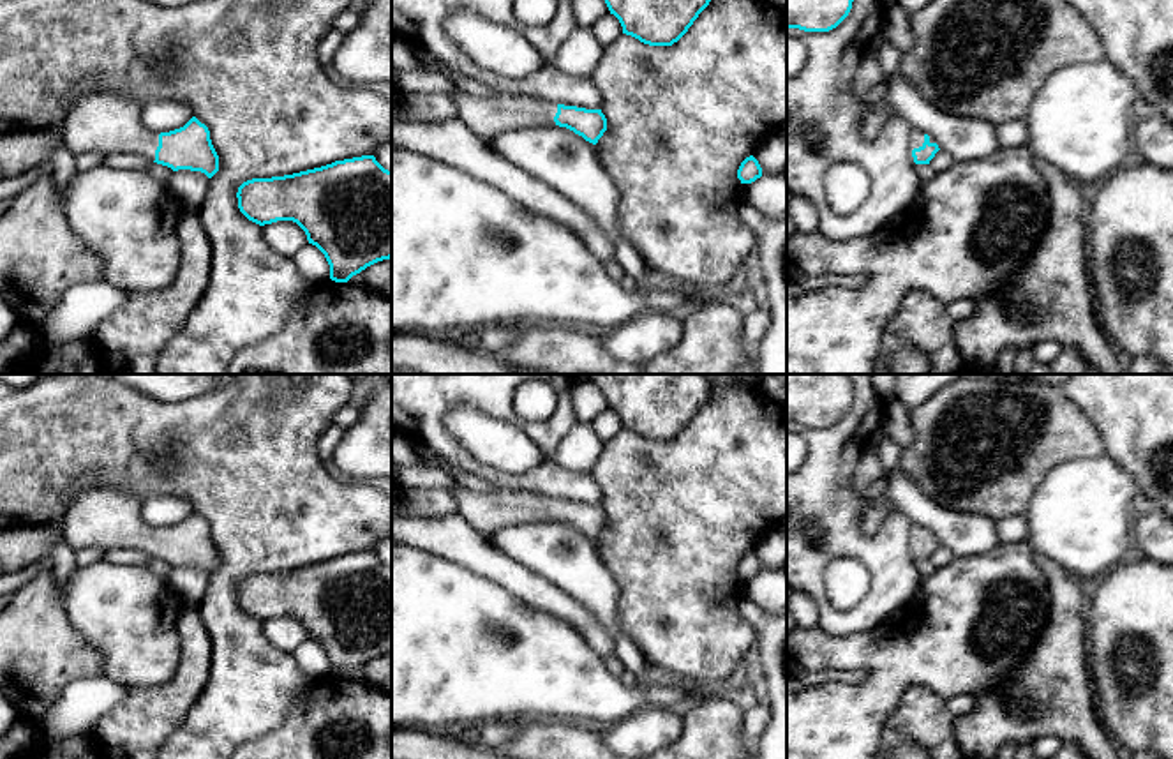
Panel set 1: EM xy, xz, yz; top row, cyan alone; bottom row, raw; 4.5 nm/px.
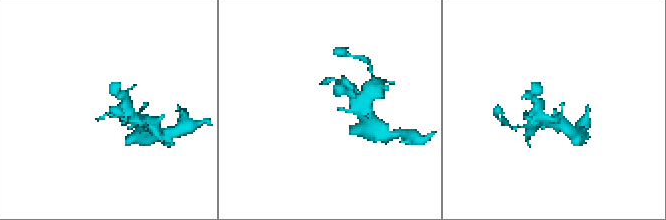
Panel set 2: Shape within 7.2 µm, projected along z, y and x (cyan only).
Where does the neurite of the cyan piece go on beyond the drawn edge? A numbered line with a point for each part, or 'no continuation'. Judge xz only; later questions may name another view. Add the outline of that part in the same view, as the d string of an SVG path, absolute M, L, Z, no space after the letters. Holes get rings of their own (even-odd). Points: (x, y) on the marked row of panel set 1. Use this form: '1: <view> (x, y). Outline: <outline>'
1: xz (485, 117). Outline: M460 88L452 94L452 99L459 109L457 118L485 141L504 131L556 125L557 102L501 94L476 97Z

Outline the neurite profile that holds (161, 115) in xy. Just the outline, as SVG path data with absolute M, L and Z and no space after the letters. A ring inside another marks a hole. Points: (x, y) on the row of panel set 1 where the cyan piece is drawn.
M155 99L141 108L139 118L146 129L161 134L183 127L192 118L192 111L180 101Z

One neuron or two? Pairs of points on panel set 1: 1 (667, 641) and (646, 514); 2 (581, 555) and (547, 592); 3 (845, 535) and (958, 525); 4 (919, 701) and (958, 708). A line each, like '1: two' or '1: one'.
1: one
2: two
3: two
4: two

